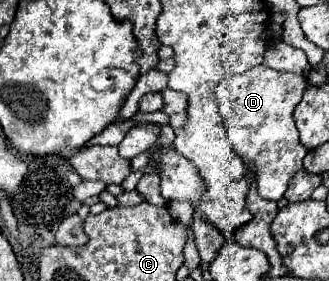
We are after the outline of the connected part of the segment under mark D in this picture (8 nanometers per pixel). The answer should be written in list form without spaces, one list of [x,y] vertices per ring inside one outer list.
[[[257,65],[243,75],[225,77],[219,82],[219,87],[215,87],[215,99],[235,153],[253,169],[257,191],[267,191],[259,195],[269,201],[279,201],[287,191],[289,179],[303,169],[303,157],[307,155],[293,119],[293,111],[299,105],[303,91],[309,87],[307,77]]]

